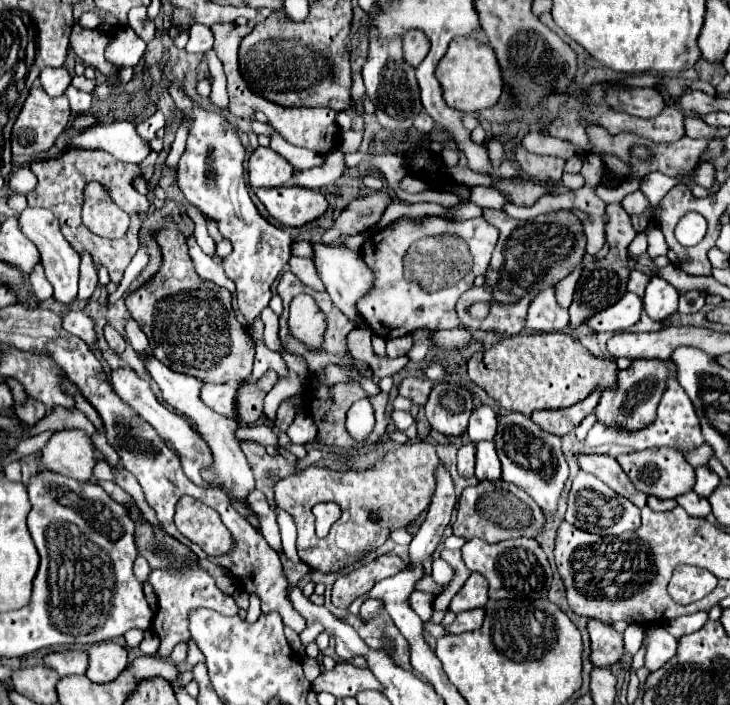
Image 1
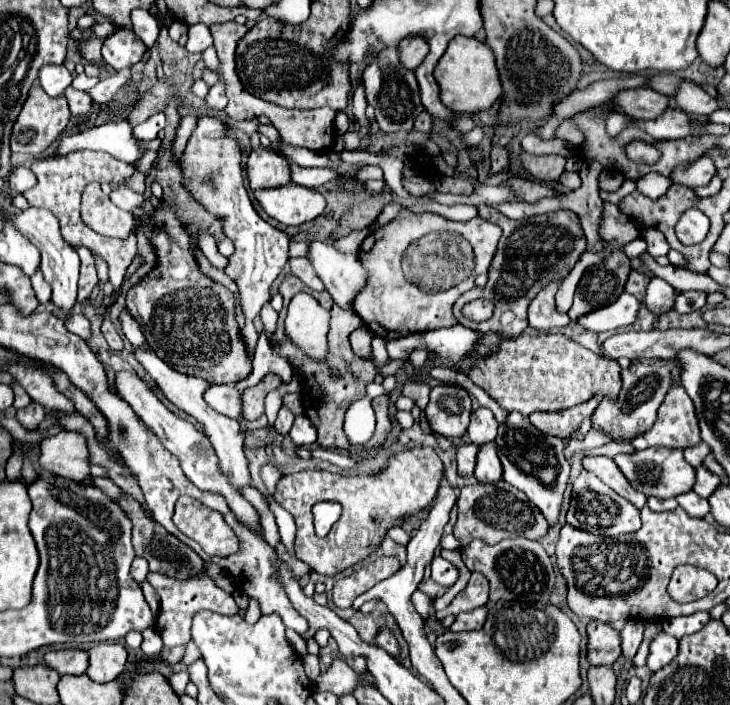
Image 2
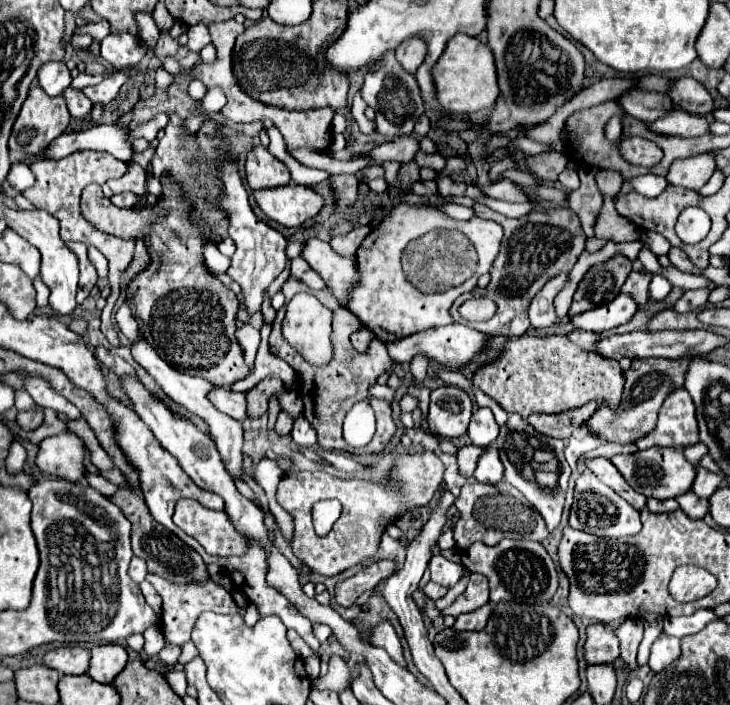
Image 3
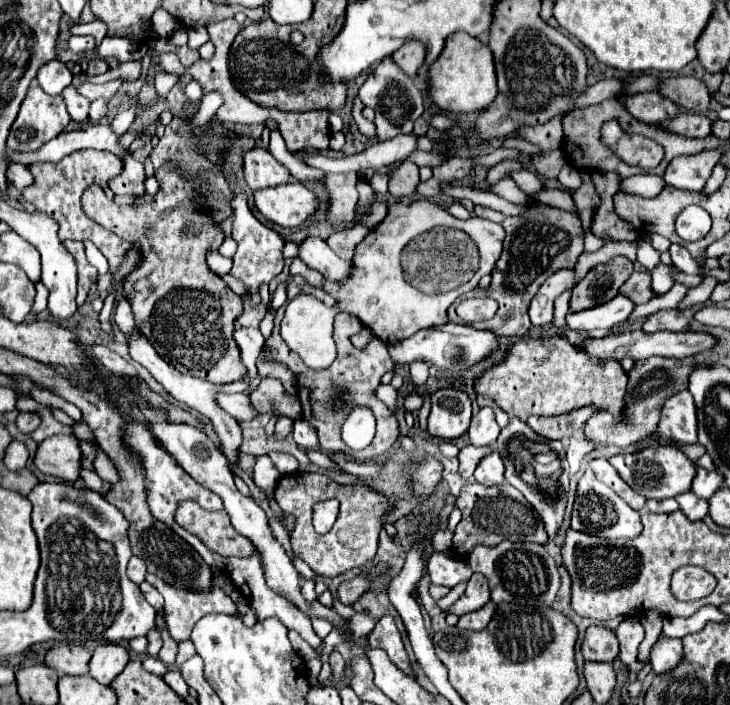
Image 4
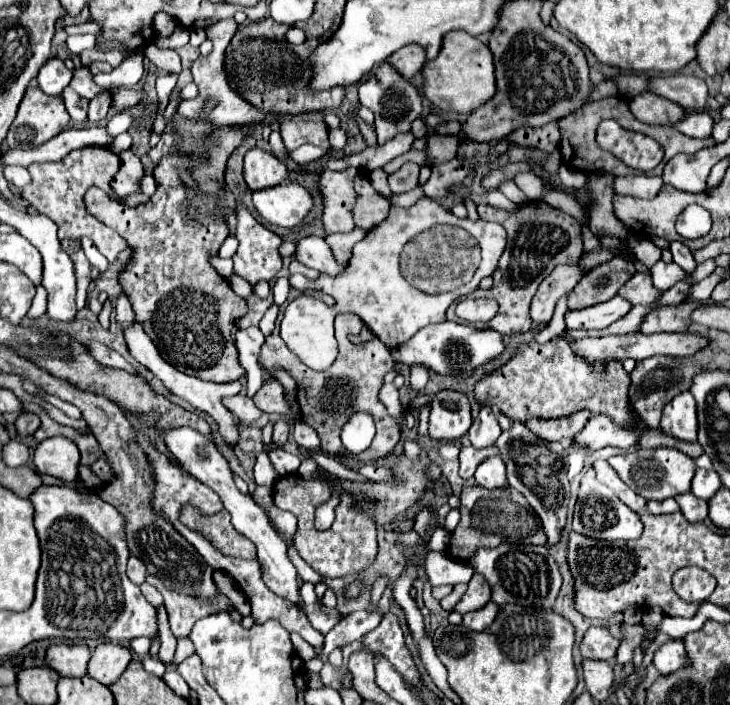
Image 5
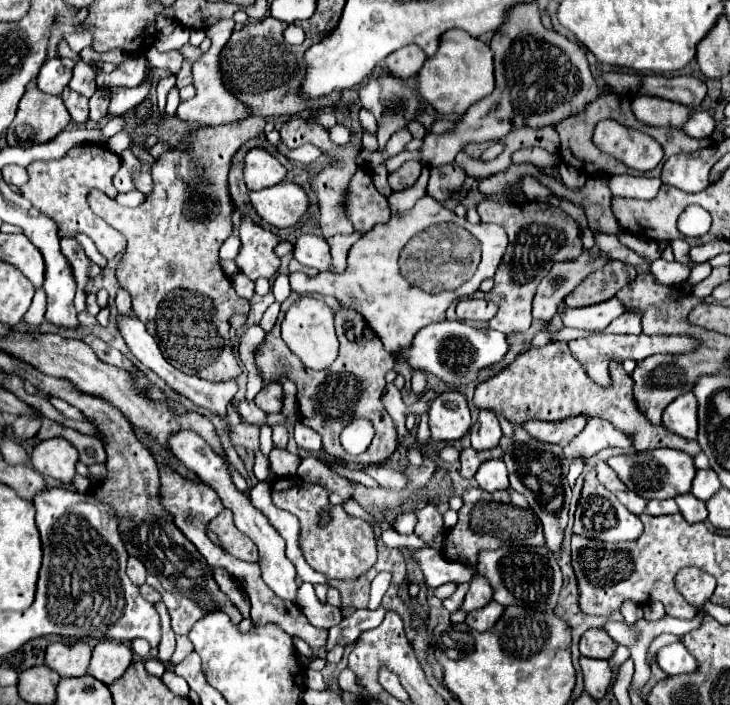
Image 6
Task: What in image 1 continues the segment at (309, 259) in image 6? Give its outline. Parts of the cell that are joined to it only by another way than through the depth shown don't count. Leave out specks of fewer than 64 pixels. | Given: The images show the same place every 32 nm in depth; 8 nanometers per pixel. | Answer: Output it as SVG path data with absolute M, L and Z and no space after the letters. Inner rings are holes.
M316 244L316 258L314 258L314 264L316 264L316 270L326 286L326 292L330 294L334 306L344 312L350 320L356 320L356 328L360 330L368 330L368 324L364 322L364 318L360 316L356 304L362 296L366 296L370 290L372 290L372 284L374 284L374 274L372 270L368 268L368 264L364 262L364 256L362 256L362 248L348 248L348 246L340 246L340 244Z

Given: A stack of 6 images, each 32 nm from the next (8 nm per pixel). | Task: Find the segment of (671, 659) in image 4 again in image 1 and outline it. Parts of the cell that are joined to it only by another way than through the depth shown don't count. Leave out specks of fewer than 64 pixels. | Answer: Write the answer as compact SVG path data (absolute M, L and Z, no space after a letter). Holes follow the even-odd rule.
M662 626L654 630L644 630L644 640L642 640L642 646L646 648L644 666L650 672L660 668L666 660L670 660L676 654L676 644L678 640L672 638Z

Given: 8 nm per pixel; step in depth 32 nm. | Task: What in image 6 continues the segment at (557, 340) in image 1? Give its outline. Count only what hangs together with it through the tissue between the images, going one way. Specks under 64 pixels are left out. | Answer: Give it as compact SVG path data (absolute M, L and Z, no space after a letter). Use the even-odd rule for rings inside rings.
M548 342L542 348L526 348L496 376L480 382L474 392L474 404L478 408L494 410L498 416L508 418L512 424L524 424L526 420L564 420L568 416L606 416L616 428L628 432L634 438L636 450L654 448L676 448L690 456L698 456L700 444L696 440L680 440L672 436L664 426L652 426L632 400L632 378L624 372L620 362L610 362L612 384L608 388L598 386L588 378L582 364L572 356L566 342Z

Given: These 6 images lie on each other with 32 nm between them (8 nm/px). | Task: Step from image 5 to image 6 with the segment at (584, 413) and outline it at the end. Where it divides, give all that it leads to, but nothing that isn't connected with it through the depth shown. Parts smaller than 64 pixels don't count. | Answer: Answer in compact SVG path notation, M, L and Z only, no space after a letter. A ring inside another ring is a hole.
M572 416L566 420L558 422L542 422L542 420L528 420L524 428L532 432L538 440L544 440L548 444L568 444L584 426L586 426L586 416Z

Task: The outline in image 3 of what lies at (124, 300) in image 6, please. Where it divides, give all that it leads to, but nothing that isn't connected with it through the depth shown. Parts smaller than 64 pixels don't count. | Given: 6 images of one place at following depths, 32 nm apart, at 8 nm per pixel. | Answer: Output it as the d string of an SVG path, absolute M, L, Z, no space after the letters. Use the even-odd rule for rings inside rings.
M126 304L116 312L116 322L118 322L122 334L124 334L132 344L136 344L136 342L142 340L142 334L140 334L140 330L138 330L138 324L136 324L136 320L134 320L134 316L132 316L132 312L130 312L130 308L128 308Z

